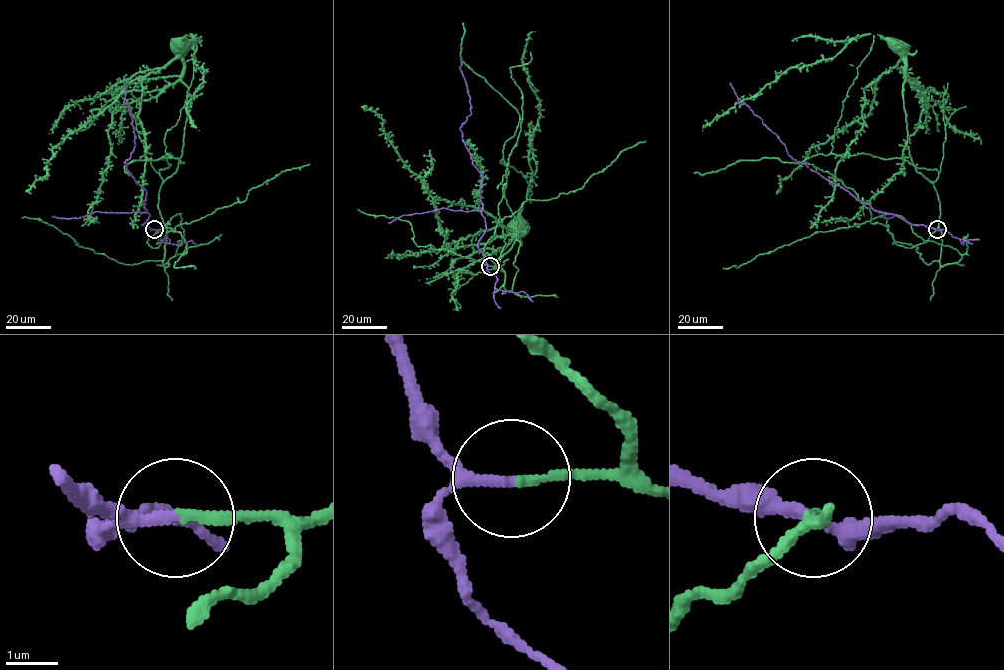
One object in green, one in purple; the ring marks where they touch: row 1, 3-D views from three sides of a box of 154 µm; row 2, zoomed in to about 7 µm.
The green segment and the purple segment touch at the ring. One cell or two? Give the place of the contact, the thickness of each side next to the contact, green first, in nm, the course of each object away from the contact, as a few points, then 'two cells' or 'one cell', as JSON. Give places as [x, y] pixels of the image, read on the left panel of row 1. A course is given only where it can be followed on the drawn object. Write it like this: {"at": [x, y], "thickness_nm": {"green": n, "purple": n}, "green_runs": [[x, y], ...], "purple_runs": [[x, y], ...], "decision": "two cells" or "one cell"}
{"at": [154, 229], "thickness_nm": {"green": 180, "purple": 170}, "green_runs": [[154, 229], [164, 227], [159, 191], [176, 171], [190, 102], [177, 51], [178, 43], [184, 41]], "purple_runs": [[154, 229], [142, 225], [150, 215], [143, 202], [146, 192], [124, 162], [135, 145], [124, 83]], "decision": "one cell"}

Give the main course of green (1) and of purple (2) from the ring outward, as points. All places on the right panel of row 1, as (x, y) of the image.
1: (937, 229), (940, 216), (937, 191), (917, 171), (907, 145), (903, 102), (906, 72), (896, 41)
2: (937, 229), (875, 211), (797, 162), (762, 120), (740, 104), (730, 83)

